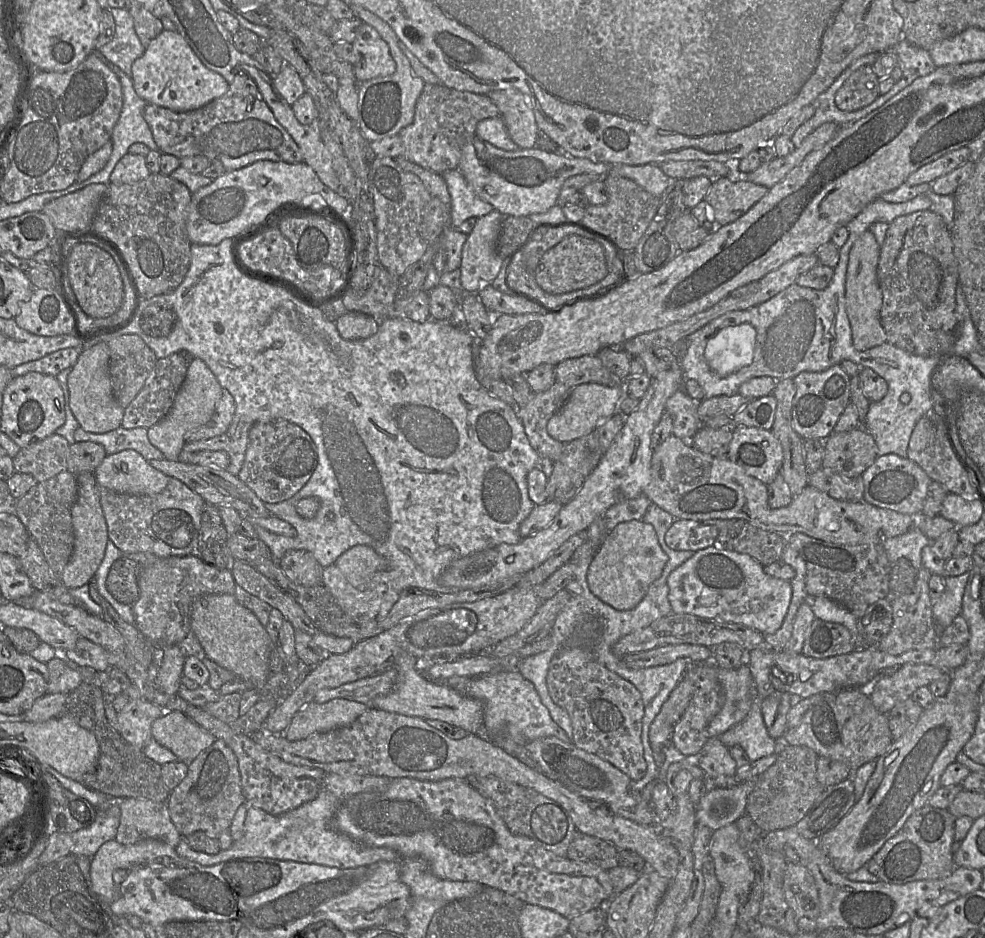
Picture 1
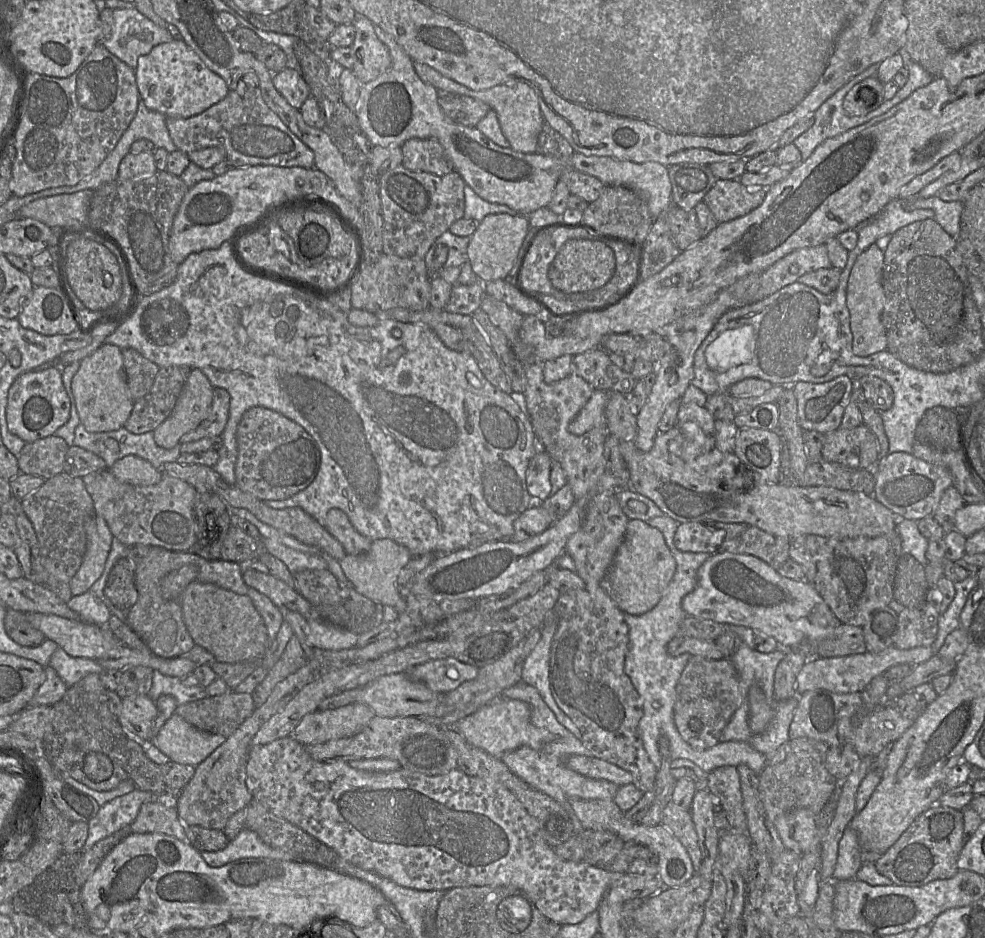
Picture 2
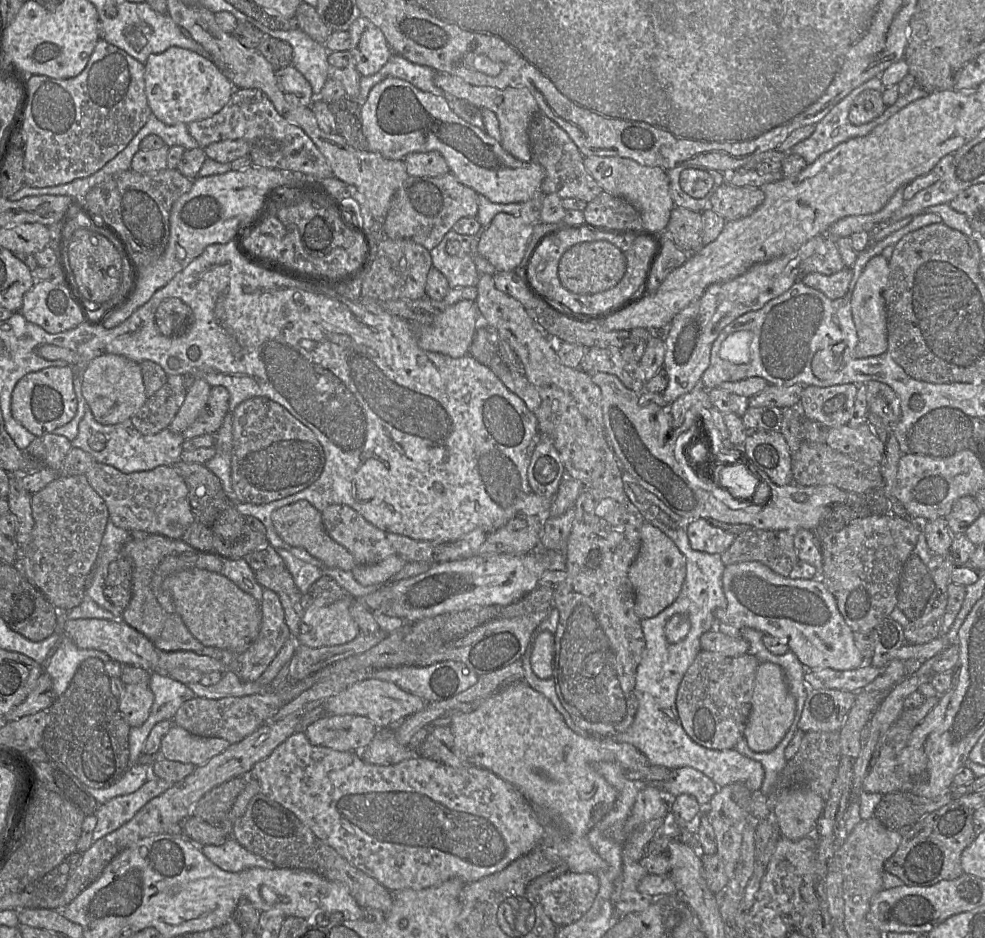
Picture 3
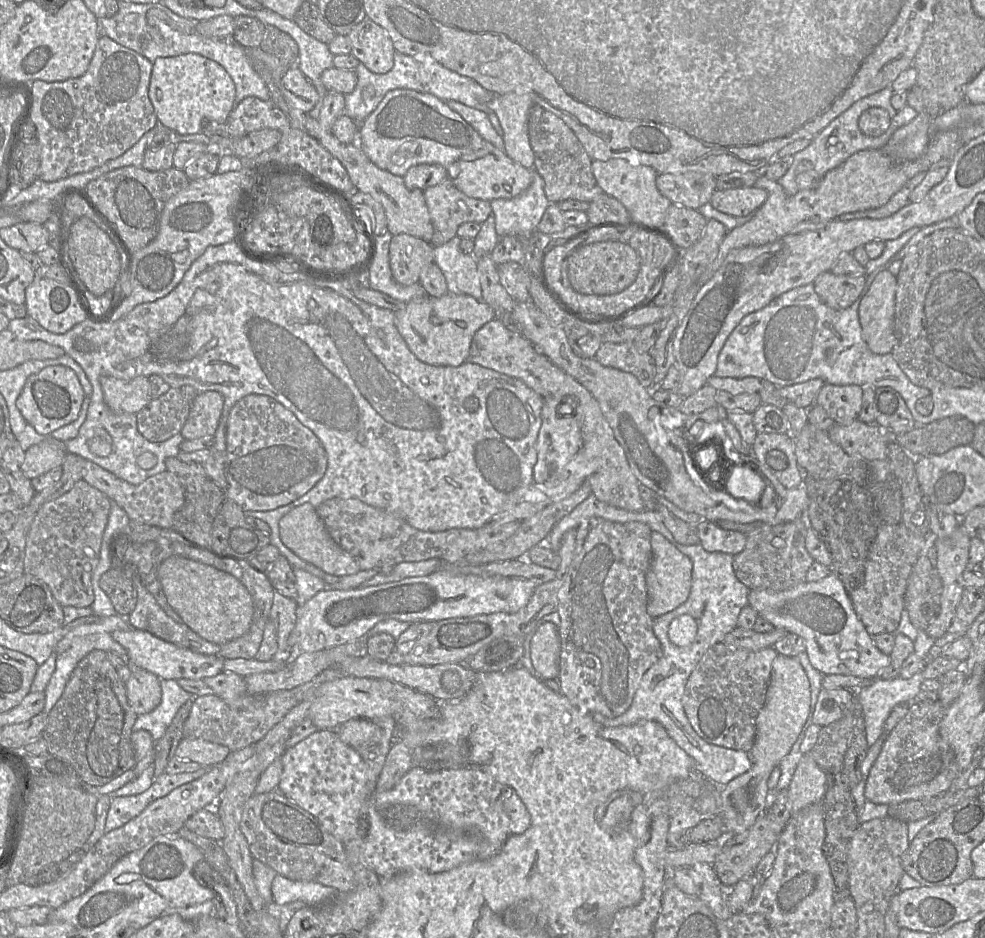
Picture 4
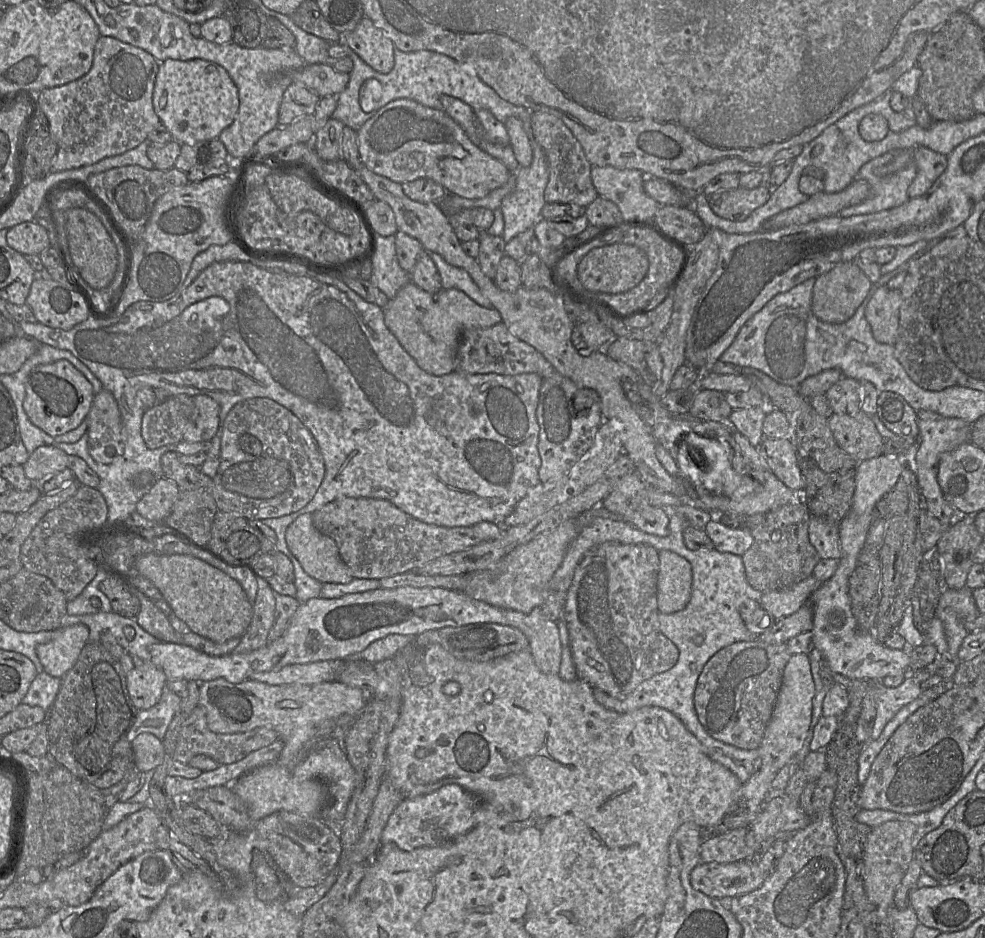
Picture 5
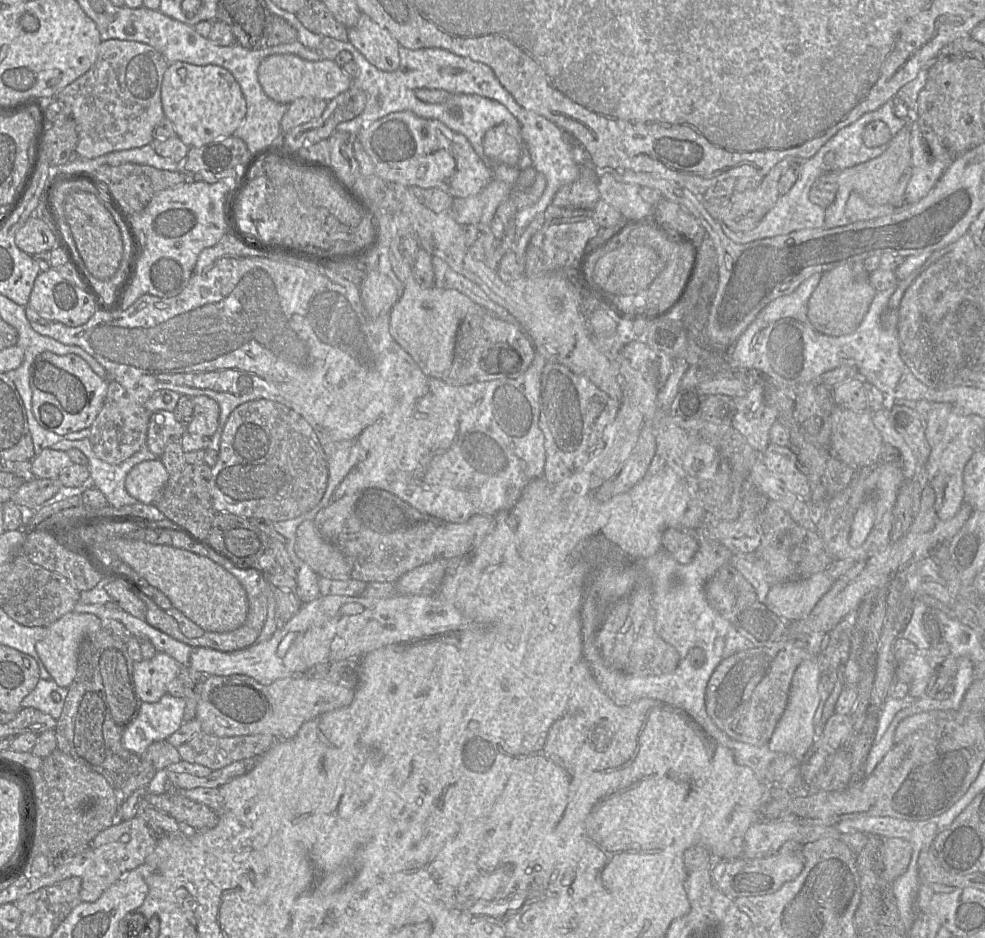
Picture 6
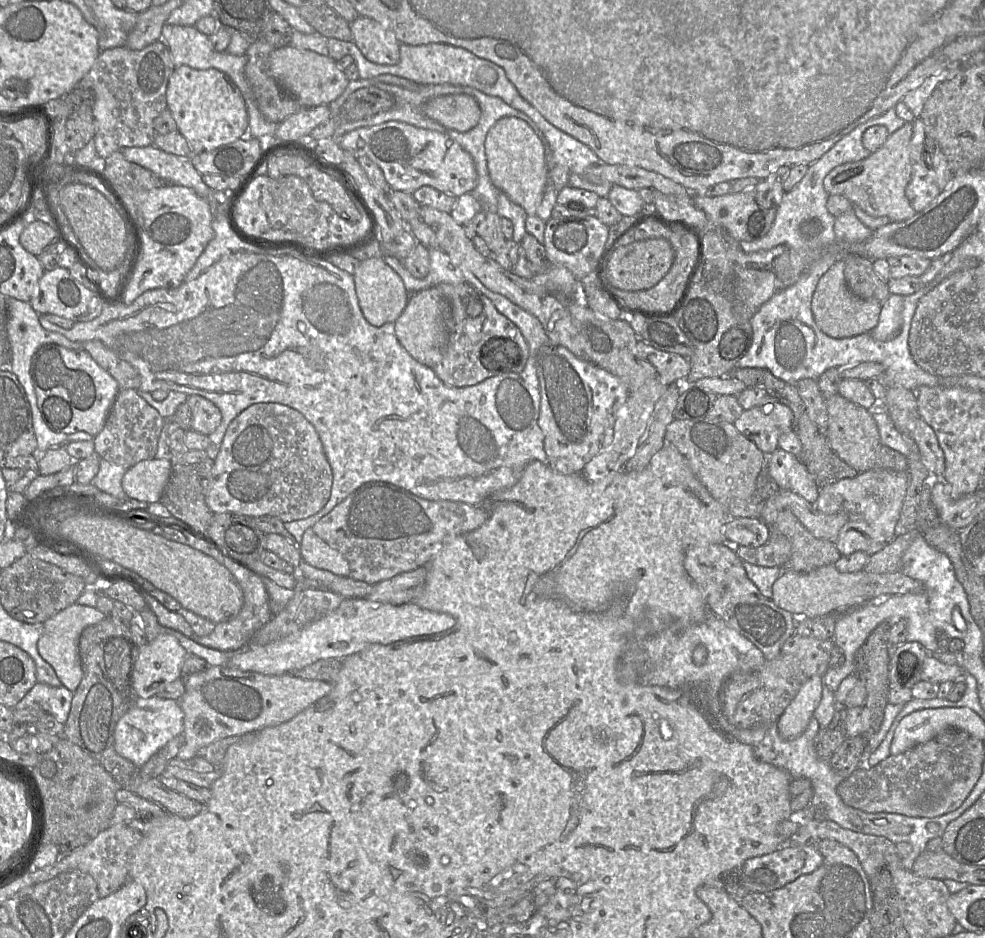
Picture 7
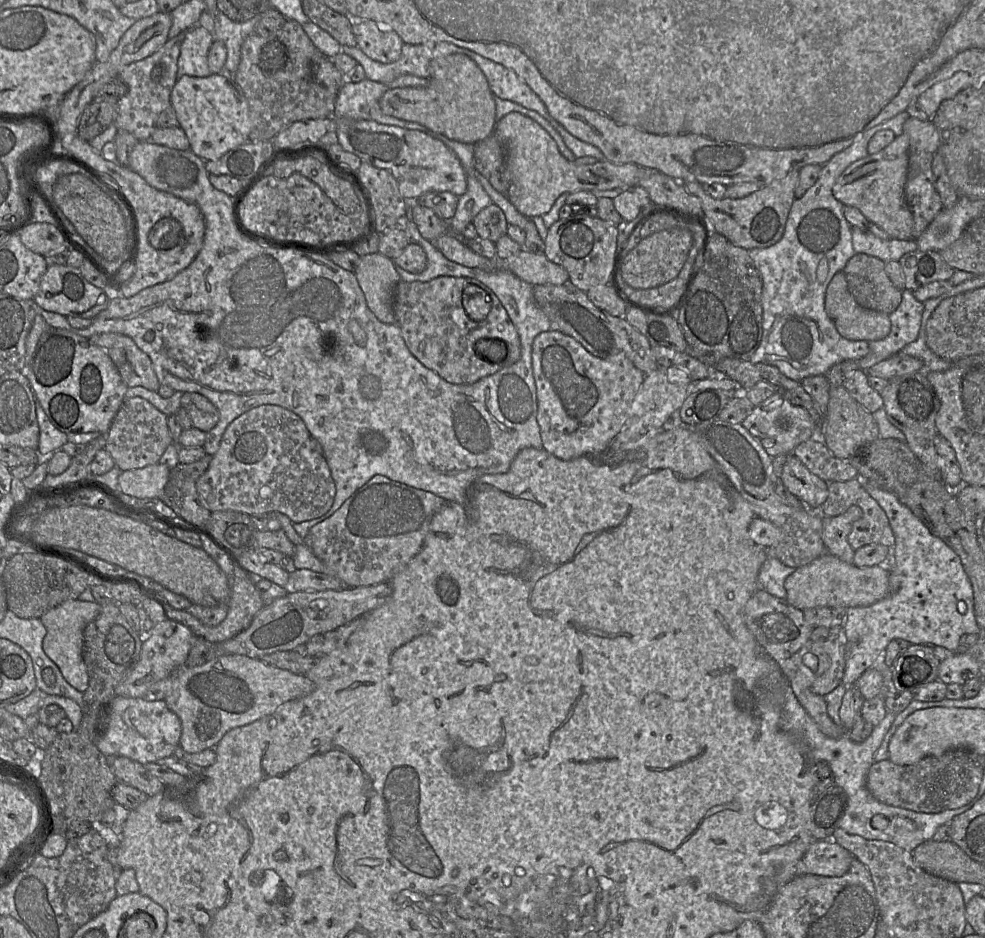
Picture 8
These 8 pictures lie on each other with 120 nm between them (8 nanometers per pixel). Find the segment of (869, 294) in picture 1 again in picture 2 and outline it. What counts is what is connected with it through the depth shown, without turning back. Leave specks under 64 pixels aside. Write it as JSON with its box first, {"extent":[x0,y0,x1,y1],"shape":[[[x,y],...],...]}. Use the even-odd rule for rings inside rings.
{"extent":[847,243,887,356],"shape":[[[876,243],[871,244],[855,260],[847,285],[847,307],[853,335],[852,351],[857,356],[870,356],[887,350],[887,336],[882,323],[884,252]]]}

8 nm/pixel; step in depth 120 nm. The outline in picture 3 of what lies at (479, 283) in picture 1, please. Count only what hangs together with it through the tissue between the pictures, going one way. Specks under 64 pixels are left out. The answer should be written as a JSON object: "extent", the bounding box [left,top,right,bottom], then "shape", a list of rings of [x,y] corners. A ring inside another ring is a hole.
{"extent":[477,213,533,271],"shape":[[[498,213],[490,224],[481,229],[478,236],[477,254],[485,258],[496,270],[515,271],[521,263],[527,248],[527,244],[533,233],[533,224],[527,223],[520,216],[507,213]]]}

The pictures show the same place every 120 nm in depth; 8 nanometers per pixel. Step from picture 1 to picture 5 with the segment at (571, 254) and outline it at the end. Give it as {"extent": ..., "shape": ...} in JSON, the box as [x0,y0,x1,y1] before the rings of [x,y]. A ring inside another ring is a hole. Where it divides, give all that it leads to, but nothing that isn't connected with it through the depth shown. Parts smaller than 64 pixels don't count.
{"extent":[578,242,649,293],"shape":[[[620,242],[591,250],[578,265],[580,283],[590,292],[624,293],[637,286],[646,276],[649,260],[646,253],[635,245]]]}

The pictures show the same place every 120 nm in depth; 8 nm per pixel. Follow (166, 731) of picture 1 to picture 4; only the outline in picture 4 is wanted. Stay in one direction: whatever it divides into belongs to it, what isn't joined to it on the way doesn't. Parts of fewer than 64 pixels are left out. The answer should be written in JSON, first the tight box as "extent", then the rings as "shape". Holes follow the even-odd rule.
{"extent":[174,738,229,766],"shape":[[[183,738],[176,748],[174,757],[199,763],[201,766],[214,766],[229,755],[228,747],[203,739]]]}

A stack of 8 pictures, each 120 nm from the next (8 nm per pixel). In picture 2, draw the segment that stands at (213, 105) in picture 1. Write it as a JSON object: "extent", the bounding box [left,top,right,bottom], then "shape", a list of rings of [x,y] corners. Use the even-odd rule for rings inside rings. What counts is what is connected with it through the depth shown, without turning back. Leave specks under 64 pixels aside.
{"extent":[166,72,315,168],"shape":[[[253,72],[245,73],[236,89],[229,90],[224,99],[202,113],[189,118],[166,117],[166,125],[177,150],[190,153],[208,147],[223,148],[226,160],[233,167],[315,168],[313,151],[267,106],[262,98],[259,79]]]}

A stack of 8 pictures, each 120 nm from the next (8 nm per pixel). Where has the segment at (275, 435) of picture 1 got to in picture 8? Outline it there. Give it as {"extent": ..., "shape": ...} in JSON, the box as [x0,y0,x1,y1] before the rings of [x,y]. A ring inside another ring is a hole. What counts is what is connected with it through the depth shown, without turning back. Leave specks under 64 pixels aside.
{"extent":[196,405,336,523],"shape":[[[261,405],[234,419],[225,429],[207,470],[196,481],[202,505],[210,512],[236,511],[257,515],[280,512],[300,523],[325,515],[333,505],[336,487],[323,455],[312,446],[312,436],[295,413],[277,405]]]}

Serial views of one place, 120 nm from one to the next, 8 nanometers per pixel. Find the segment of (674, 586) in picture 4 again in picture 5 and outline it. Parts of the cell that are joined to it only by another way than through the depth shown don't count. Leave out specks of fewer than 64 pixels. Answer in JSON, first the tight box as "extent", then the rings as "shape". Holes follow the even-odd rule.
{"extent":[657,550,692,614],"shape":[[[670,550],[659,551],[657,581],[658,611],[670,614],[682,610],[692,592],[692,566],[679,554]]]}

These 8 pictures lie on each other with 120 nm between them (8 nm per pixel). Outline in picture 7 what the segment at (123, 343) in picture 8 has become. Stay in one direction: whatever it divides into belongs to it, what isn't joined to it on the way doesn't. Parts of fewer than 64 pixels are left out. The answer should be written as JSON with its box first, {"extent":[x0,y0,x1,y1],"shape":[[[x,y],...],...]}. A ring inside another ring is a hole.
{"extent":[82,340,140,390],"shape":[[[91,340],[82,342],[82,350],[85,350],[102,369],[117,381],[120,390],[138,390],[140,377],[137,370],[128,362],[121,360],[101,341]]]}

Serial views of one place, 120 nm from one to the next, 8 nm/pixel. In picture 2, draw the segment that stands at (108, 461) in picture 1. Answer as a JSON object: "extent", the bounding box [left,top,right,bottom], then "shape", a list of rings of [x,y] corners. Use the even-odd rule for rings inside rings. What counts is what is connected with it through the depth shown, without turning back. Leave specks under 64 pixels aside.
{"extent":[109,455,163,486],"shape":[[[135,455],[117,460],[109,471],[120,482],[142,486],[157,484],[163,476],[162,469],[155,468],[150,462]]]}

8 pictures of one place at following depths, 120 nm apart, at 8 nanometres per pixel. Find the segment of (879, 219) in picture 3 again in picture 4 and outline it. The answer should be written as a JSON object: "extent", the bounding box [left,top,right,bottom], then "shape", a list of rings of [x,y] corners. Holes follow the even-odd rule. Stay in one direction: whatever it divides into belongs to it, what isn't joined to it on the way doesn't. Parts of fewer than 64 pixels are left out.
{"extent":[837,173,925,221],"shape":[[[919,173],[912,177],[885,205],[881,207],[853,213],[845,213],[837,219],[849,221],[861,218],[882,219],[889,217],[910,203],[910,193],[923,180],[924,176],[925,173]]]}

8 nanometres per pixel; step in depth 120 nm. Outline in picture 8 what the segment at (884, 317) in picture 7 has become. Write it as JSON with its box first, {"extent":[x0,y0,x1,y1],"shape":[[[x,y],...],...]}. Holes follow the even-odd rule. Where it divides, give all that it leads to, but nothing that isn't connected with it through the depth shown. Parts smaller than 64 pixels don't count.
{"extent":[858,290,924,371],"shape":[[[902,290],[902,300],[898,308],[889,315],[891,330],[887,337],[868,341],[869,352],[858,360],[859,368],[867,371],[873,365],[898,353],[914,342],[920,333],[924,304],[917,300],[913,291]]]}

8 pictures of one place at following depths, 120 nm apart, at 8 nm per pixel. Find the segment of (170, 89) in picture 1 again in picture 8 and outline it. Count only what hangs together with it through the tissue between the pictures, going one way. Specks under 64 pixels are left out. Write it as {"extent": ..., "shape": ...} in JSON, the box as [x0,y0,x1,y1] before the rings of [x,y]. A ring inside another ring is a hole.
{"extent":[170,72,251,161],"shape":[[[224,72],[207,77],[184,75],[170,95],[178,126],[185,132],[190,150],[204,161],[218,160],[228,151],[249,141],[251,117],[246,98],[233,76]]]}

